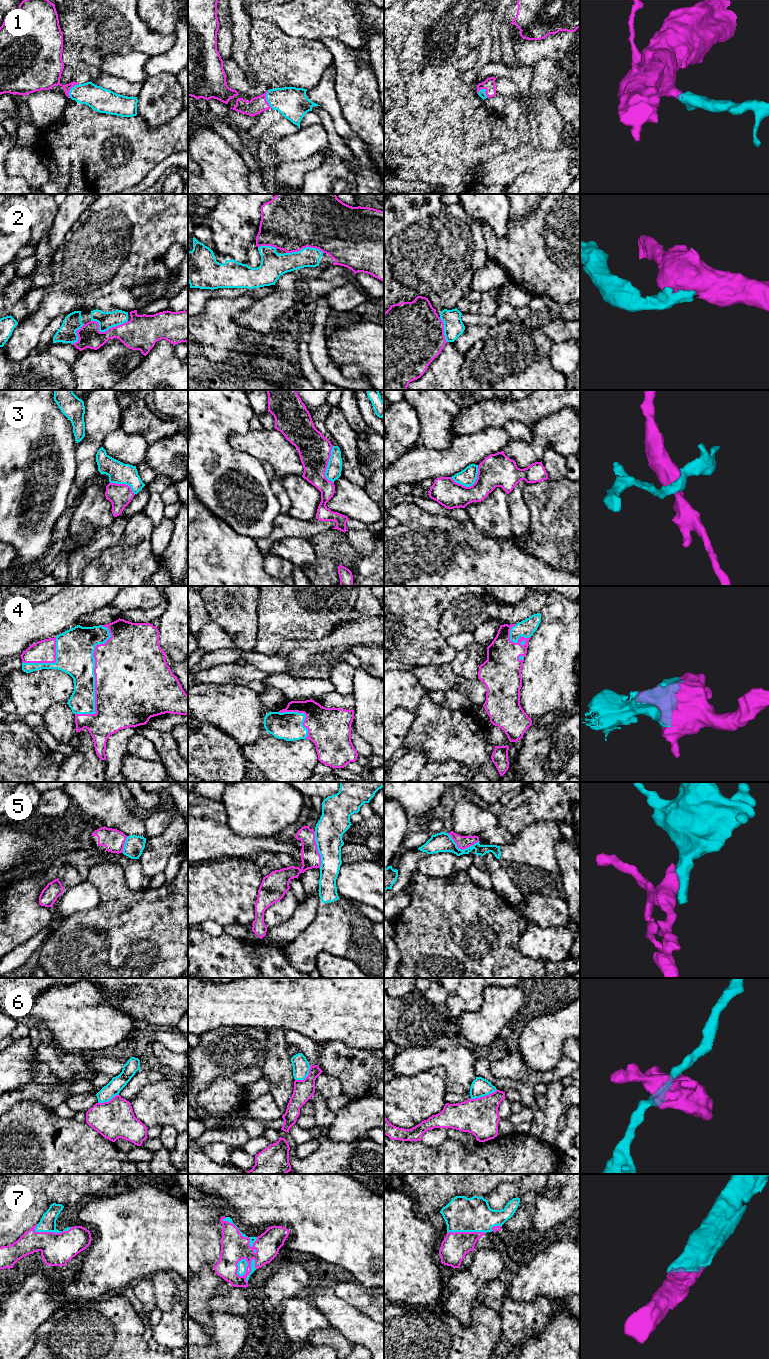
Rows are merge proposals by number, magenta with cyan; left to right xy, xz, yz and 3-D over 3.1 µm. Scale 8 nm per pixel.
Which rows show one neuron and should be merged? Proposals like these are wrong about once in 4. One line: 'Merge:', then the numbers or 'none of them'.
Merge: 1, 2, 4, 7

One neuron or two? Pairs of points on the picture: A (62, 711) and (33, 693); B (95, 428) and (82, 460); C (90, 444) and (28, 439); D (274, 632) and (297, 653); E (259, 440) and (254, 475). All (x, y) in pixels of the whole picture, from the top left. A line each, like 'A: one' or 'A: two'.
A: two
B: one
C: two
D: two
E: two

